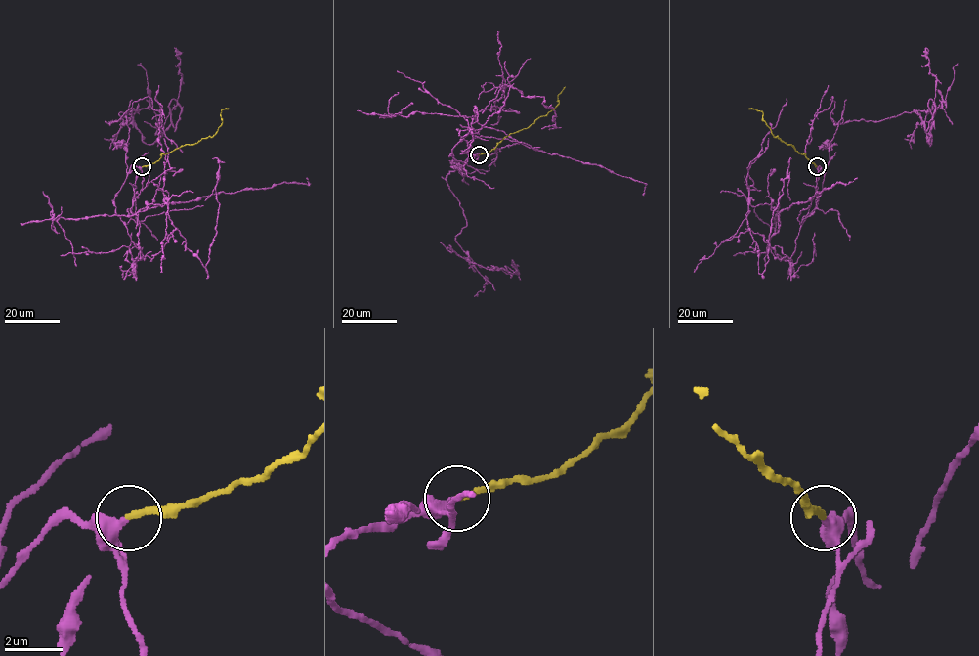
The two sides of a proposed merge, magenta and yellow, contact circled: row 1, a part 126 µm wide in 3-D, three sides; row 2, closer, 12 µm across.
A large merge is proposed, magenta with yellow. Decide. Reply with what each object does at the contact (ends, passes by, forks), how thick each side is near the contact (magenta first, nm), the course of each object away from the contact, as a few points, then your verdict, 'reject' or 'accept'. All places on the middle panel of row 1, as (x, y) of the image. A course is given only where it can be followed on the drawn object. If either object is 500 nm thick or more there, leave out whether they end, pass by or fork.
magenta passes by | yellow ends | 320/200 nm | magenta via (479, 154), (464, 162), (450, 155), (477, 133), (475, 106), (486, 126), (637, 180), (643, 195) | yellow via (479, 154), (491, 151), (506, 136), (528, 128), (545, 115), (559, 103), (558, 95), (565, 87) | reject

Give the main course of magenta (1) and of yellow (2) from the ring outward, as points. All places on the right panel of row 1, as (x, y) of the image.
1: (817, 166), (824, 174), (817, 204), (794, 252), (779, 259), (768, 243), (779, 213), (857, 177)
2: (817, 166), (791, 145), (775, 137), (762, 112), (748, 109)

